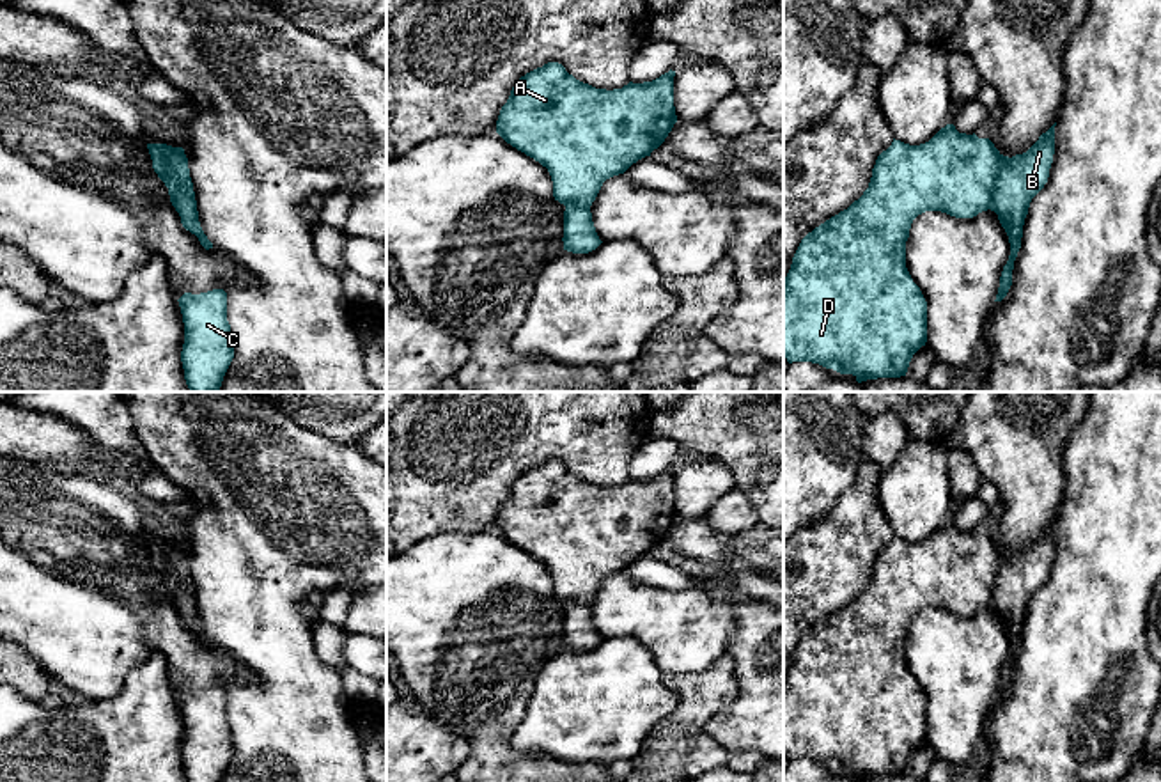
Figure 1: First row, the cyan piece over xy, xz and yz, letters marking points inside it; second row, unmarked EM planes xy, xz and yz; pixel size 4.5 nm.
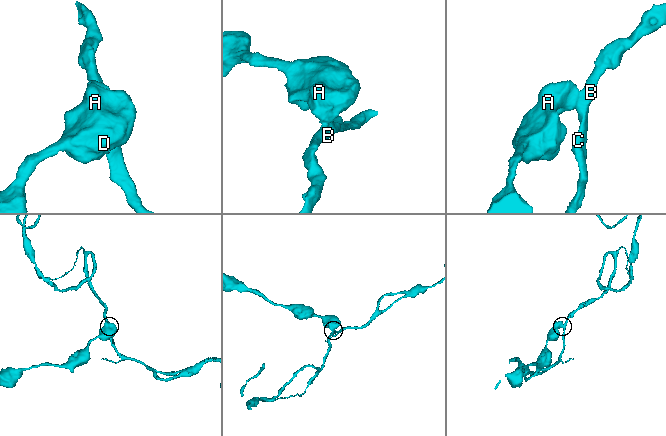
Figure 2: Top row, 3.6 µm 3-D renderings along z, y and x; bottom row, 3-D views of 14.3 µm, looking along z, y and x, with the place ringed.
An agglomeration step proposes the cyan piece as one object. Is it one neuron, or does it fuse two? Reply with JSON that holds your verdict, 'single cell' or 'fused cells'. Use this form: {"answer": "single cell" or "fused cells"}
{"answer": "fused cells"}

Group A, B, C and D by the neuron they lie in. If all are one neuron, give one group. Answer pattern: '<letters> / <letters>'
A D / B C

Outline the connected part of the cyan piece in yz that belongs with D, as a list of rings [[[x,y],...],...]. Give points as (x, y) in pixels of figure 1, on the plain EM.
[[[947,521],[929,539],[920,543],[909,543],[893,536],[892,543],[877,553],[869,585],[863,589],[863,592],[847,606],[840,608],[808,630],[801,637],[792,654],[791,667],[783,676],[783,754],[787,759],[819,761],[840,771],[853,771],[858,780],[877,775],[906,773],[913,752],[927,739],[927,699],[906,665],[906,638],[909,635],[911,621],[918,612],[925,608],[941,608],[955,615],[973,615],[978,610],[991,606],[998,576],[998,562],[1000,548],[989,536],[978,536],[975,530],[959,530],[954,521]]]

